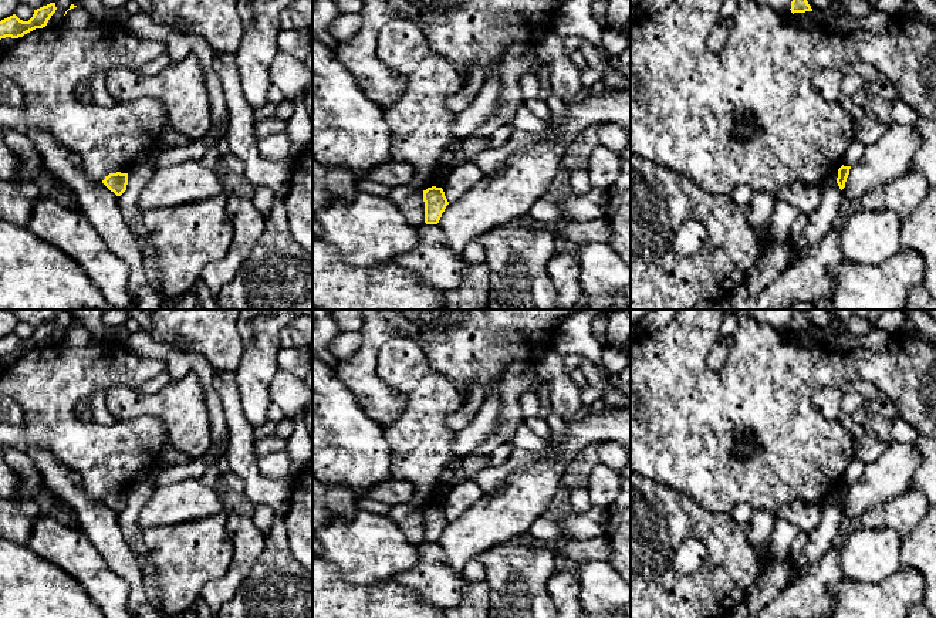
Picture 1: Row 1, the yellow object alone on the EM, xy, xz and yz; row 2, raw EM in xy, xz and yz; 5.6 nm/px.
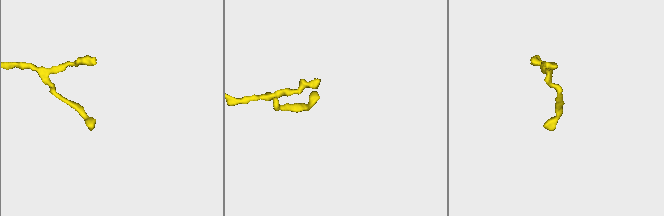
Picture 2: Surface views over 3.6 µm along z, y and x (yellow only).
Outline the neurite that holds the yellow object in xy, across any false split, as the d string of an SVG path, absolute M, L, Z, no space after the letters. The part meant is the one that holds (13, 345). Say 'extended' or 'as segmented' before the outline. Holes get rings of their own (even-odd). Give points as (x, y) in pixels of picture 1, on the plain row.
as segmented | M50 321L34 328L34 332L28 340L20 338L16 332L1 338L0 358L6 355L18 357L36 347L45 345L55 328L55 321Z

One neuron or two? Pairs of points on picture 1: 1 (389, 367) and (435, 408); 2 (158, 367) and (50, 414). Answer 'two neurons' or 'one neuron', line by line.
1: one neuron
2: one neuron

